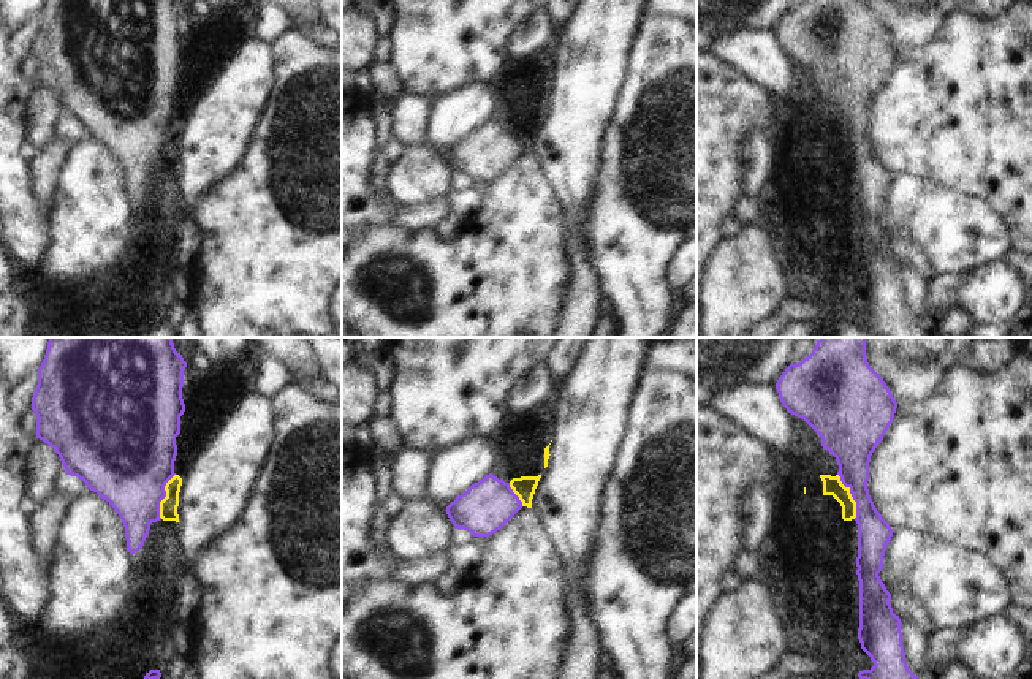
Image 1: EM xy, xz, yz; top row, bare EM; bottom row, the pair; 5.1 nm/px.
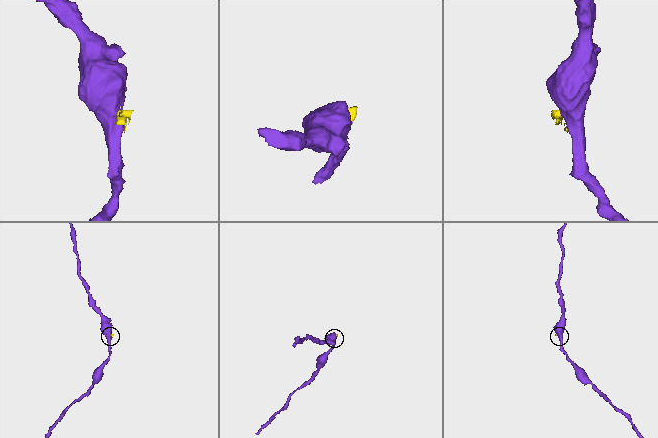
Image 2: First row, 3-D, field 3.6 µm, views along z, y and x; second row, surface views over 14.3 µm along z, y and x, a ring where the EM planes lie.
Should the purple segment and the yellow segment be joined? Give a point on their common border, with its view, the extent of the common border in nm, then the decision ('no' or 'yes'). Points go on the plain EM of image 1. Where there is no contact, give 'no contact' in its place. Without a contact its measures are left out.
meets purple in yz at (852, 141); contact 240 nm long; yes

